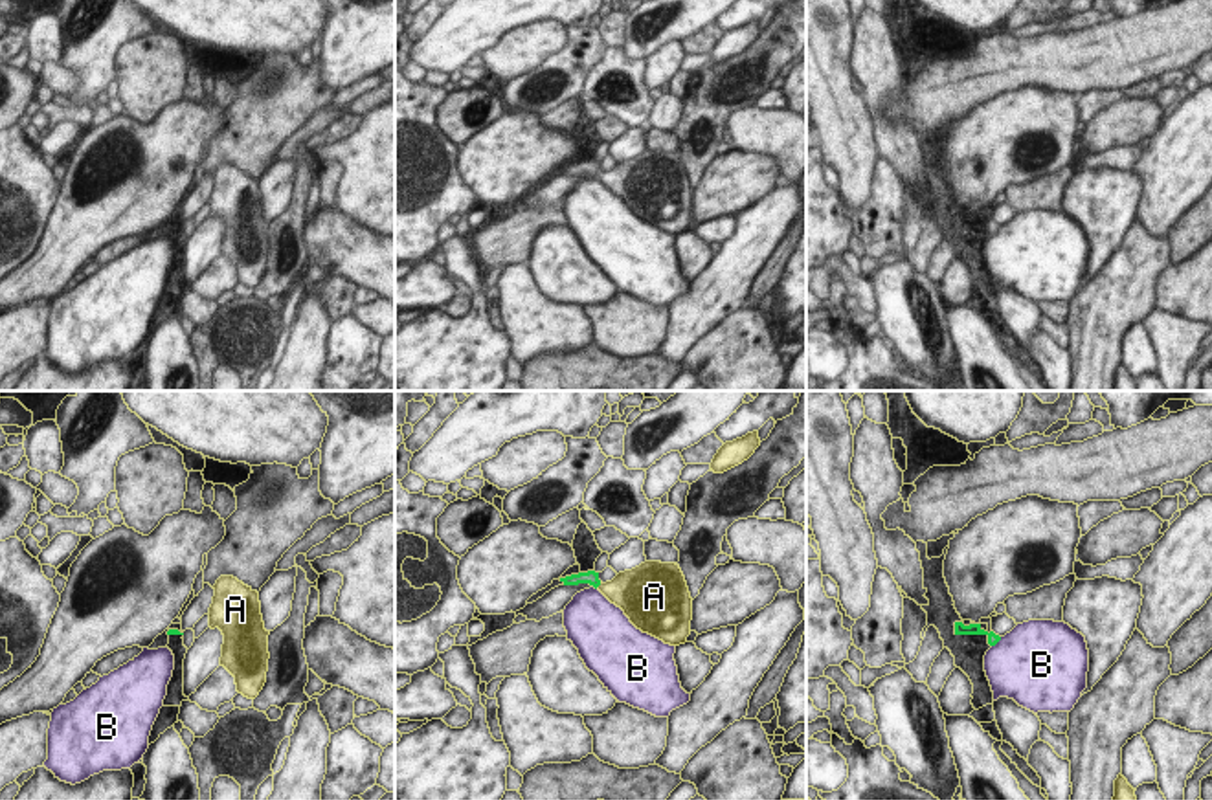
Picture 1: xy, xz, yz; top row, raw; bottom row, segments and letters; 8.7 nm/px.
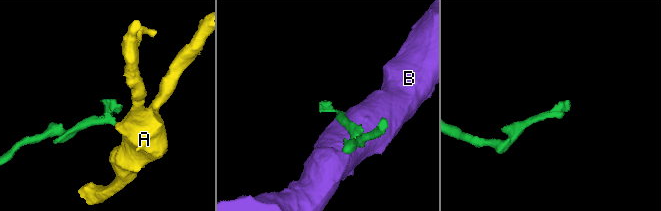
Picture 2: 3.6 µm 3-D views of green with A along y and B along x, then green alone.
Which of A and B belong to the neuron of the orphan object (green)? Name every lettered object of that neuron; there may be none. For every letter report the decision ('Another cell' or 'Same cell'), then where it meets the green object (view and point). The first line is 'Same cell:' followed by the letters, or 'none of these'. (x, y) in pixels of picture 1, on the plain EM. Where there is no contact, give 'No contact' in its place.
Same cell: A
A: Same cell. Touches green at xz (597, 175)
B: Another cell. Touches green at yz (996, 232)

